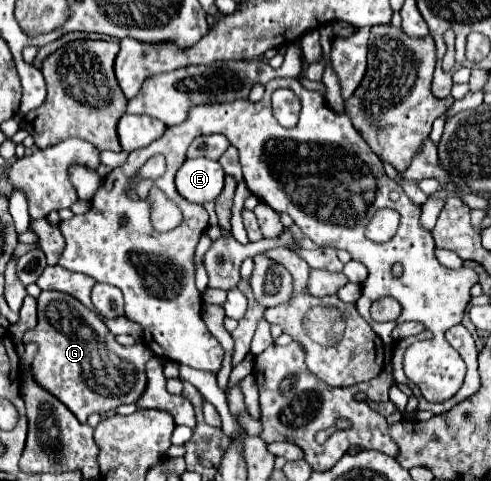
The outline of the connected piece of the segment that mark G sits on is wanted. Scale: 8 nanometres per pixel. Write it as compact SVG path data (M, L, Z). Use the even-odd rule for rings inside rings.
M42 291L40 293L38 325L24 333L24 343L30 343L30 341L40 345L40 351L32 363L32 367L36 371L36 381L44 389L54 393L54 397L58 397L82 423L86 423L86 419L92 413L104 413L104 411L110 411L124 403L136 403L146 385L144 365L154 355L144 343L136 343L132 347L122 347L120 343L116 343L114 335L108 331L104 321L94 311L84 307L76 297L72 297L68 293L60 293L60 291Z

